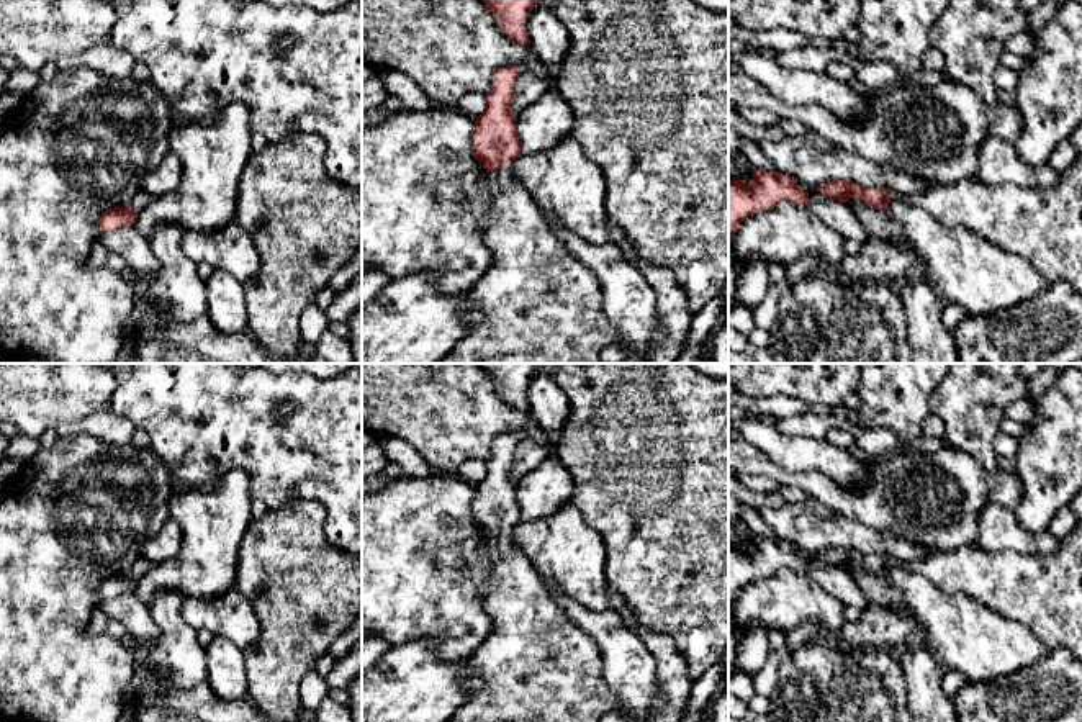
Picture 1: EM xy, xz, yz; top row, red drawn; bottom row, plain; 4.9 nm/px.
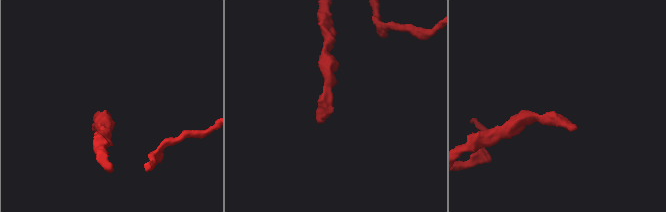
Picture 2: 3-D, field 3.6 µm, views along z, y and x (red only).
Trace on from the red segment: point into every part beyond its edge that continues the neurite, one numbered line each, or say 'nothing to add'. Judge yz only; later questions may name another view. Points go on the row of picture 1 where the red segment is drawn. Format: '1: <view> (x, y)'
1: yz (1043, 225)

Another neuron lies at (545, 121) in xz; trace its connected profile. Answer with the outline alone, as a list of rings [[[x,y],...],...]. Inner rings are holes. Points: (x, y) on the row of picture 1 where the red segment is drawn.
[[[547,90],[517,115],[521,154],[539,154],[571,136],[573,108],[558,92]]]

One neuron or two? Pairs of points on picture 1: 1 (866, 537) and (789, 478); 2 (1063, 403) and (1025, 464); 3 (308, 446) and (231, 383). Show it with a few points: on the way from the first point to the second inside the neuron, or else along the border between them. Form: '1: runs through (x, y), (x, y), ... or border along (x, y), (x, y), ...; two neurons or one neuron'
1: border along (807, 495), (852, 518); two neurons
2: runs through (1063, 418), (1063, 426), (1040, 449); one neuron
3: runs through (288, 446), (246, 403); one neuron

